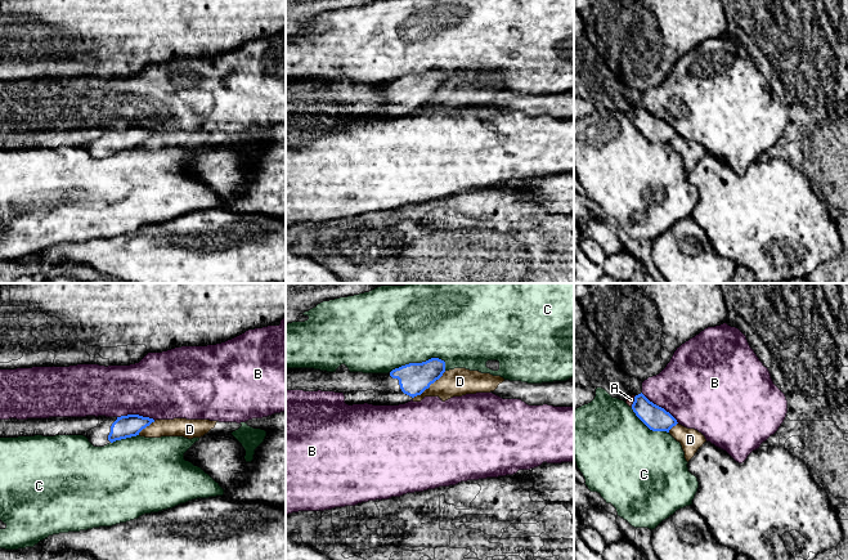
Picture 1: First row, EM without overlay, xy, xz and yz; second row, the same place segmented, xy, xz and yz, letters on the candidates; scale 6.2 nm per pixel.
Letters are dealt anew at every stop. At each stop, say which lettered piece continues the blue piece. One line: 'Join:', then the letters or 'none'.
Join: none

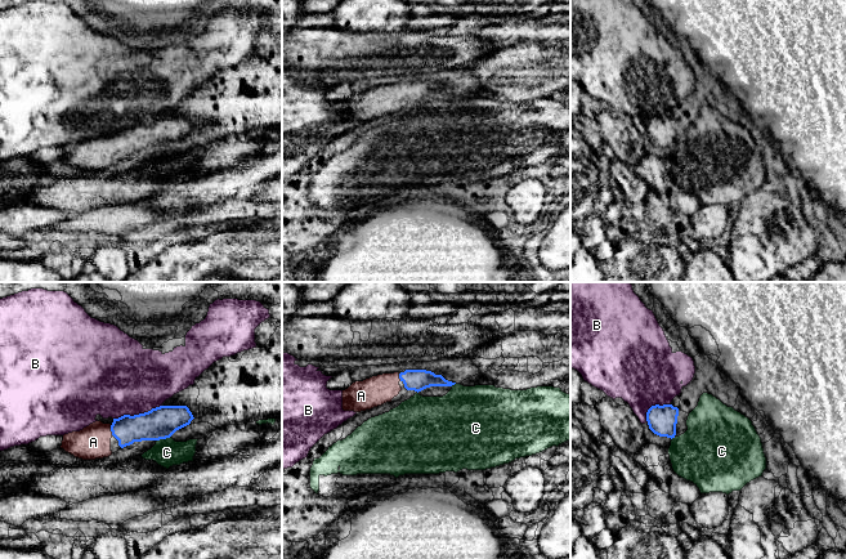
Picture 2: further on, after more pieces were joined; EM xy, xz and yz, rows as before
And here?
Join: A

